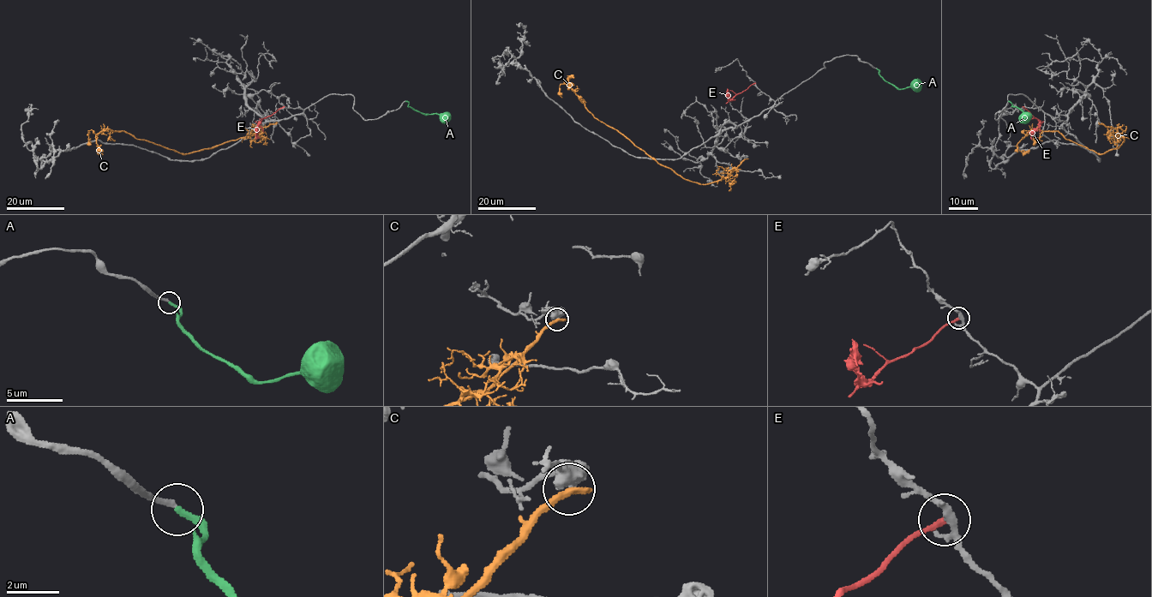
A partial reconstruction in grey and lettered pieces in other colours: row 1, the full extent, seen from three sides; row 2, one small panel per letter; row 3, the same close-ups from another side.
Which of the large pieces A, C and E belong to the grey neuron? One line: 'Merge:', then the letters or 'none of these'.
Merge: A

